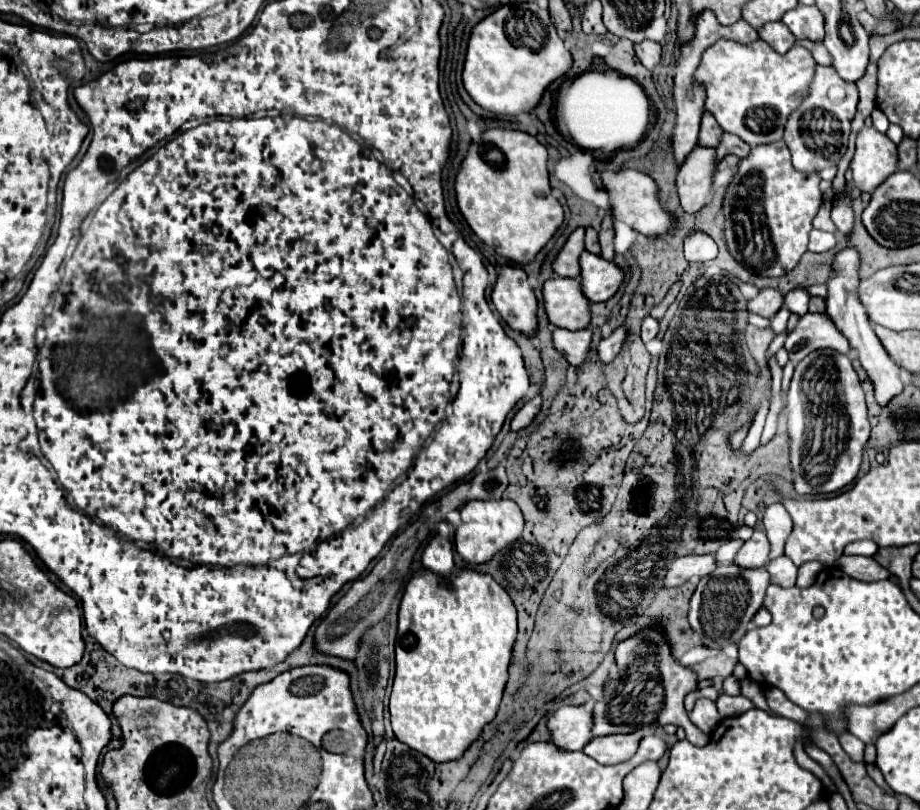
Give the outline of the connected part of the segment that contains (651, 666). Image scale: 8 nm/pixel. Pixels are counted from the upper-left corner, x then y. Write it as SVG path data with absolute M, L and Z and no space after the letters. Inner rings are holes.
M660 628L640 632L620 642L616 648L616 662L620 678L612 678L606 684L606 696L594 706L594 736L630 734L646 726L664 724L688 726L684 696L696 688L696 674L672 660L668 642L664 640ZM676 716L682 720L676 722Z

